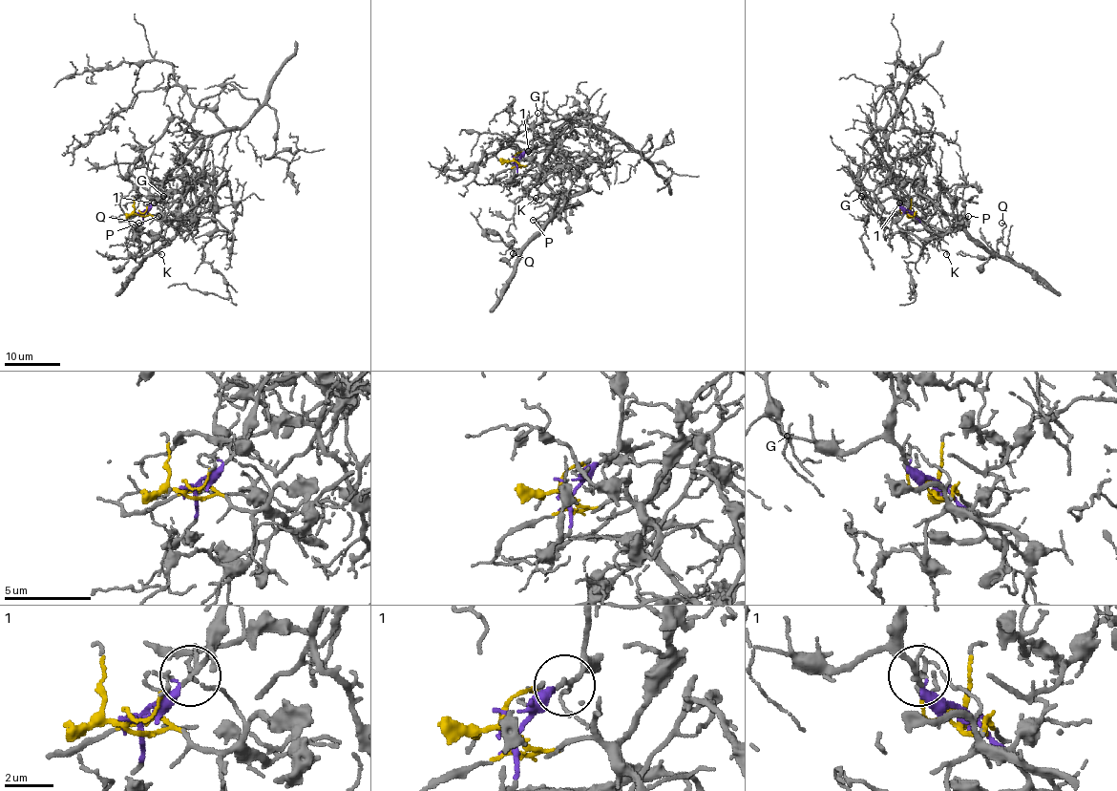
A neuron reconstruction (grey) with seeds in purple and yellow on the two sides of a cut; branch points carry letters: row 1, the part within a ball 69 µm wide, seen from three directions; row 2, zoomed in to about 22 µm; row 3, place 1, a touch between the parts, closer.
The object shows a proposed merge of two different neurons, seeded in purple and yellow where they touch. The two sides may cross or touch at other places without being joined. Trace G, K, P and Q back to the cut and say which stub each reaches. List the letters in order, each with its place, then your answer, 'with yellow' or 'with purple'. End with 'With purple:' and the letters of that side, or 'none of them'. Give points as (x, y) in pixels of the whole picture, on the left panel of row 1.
G: (163, 196) | with purple
K: (161, 254) | with yellow
P: (158, 216) | with yellow
Q: (138, 223) | with yellow
With purple: G

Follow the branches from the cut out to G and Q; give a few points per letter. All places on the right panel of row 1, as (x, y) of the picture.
G: (908, 212), (895, 199), (872, 200), (862, 196)
Q: (909, 212), (915, 215), (912, 220), (939, 229), (958, 227), (999, 255), (996, 247), (1005, 226), (1001, 223)

